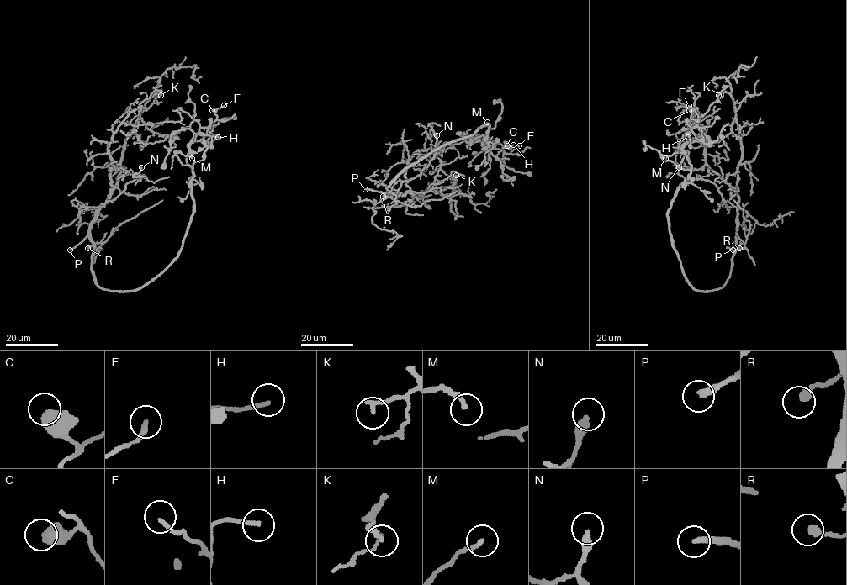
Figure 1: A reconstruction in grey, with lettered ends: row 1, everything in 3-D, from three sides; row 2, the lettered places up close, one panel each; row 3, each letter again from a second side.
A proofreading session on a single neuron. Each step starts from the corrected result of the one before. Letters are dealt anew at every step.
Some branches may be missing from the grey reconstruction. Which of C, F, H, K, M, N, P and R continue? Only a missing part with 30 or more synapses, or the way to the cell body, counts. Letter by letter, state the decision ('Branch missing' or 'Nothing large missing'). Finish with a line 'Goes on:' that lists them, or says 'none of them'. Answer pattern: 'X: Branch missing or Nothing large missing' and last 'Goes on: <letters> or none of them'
C: Nothing large missing
F: Nothing large missing
H: Nothing large missing
K: Nothing large missing
M: Nothing large missing
N: Branch missing
P: Branch missing
R: Nothing large missing
Goes on: N, P

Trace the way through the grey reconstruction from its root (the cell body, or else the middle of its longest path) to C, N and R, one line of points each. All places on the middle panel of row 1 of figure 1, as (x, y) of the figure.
C: (395, 179), (486, 124), (488, 146), (483, 145), (484, 139), (512, 154), (507, 145)
N: (395, 179), (385, 193), (396, 193), (404, 181), (415, 178), (428, 166), (435, 153), (436, 135)
R: (395, 179), (387, 189), (396, 196), (396, 201), (383, 196)

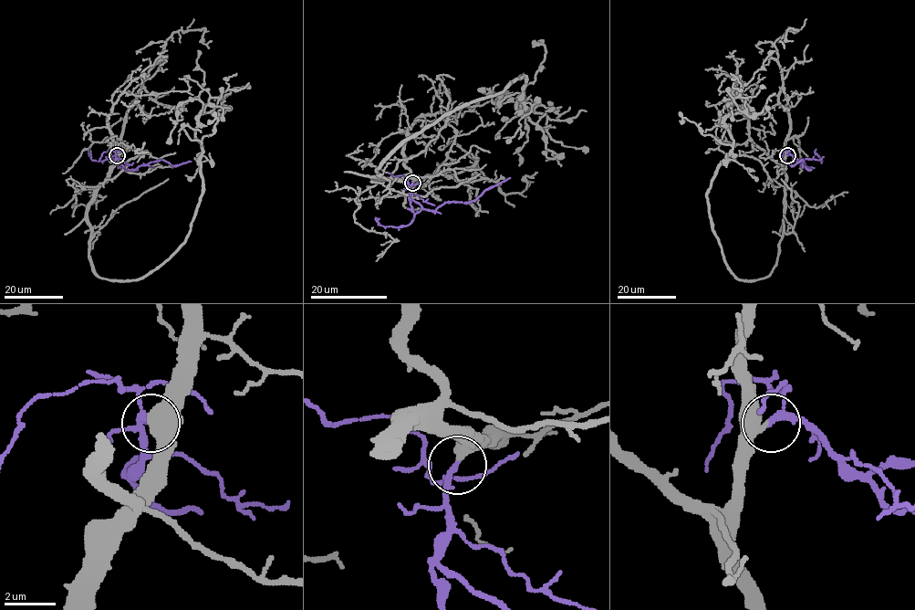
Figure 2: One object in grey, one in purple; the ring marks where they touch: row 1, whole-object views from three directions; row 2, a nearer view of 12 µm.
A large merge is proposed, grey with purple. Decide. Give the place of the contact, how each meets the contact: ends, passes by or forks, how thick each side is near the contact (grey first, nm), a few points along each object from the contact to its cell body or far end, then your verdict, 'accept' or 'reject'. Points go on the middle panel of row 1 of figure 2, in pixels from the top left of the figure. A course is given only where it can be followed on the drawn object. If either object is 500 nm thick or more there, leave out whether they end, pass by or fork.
(412, 183) | 500/190 nm | grey via (412, 183), (374, 176), (405, 141), (524, 77), (525, 109), (516, 108), (519, 99), (527, 140), (519, 166) | purple via (412, 183), (410, 196), (424, 209), (436, 210), (446, 202), (476, 200), (485, 190), (510, 177) | accept

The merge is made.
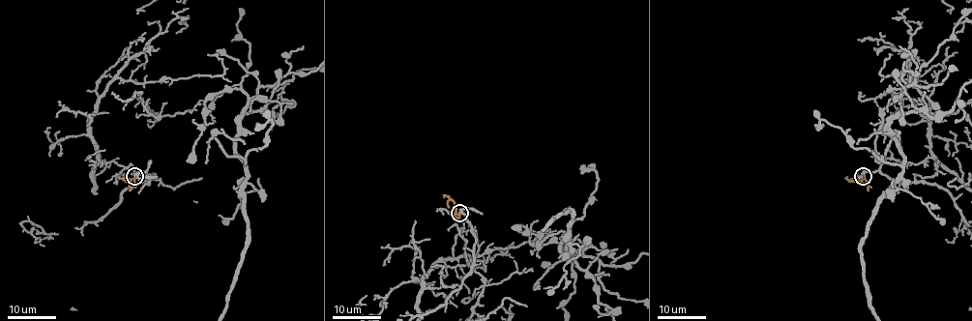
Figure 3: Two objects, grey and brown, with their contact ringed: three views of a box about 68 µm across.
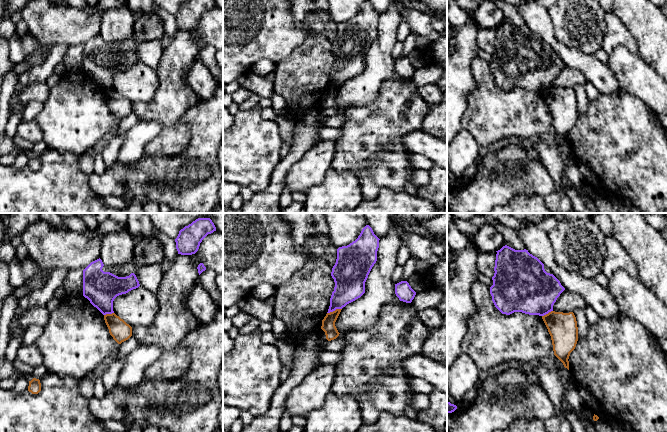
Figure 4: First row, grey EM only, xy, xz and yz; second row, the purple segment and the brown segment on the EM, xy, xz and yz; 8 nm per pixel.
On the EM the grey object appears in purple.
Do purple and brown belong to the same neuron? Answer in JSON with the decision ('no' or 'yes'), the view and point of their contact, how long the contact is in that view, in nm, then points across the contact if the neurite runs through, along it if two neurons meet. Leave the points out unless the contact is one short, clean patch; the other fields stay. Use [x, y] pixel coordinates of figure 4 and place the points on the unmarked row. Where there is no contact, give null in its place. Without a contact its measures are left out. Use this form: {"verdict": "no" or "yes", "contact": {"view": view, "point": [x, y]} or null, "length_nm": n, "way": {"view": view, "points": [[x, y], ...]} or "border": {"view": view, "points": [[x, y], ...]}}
{"verdict": "no", "contact": {"view": "xz", "point": [334, 86]}, "length_nm": 130, "border": {"view": "xz", "points": [[341, 84], [336, 84], [327, 89]]}}

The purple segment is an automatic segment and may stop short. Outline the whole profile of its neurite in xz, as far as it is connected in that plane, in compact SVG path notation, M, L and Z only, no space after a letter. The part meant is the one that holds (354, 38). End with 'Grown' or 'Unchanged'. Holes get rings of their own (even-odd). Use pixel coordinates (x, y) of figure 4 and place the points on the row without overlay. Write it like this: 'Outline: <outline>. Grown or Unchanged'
Outline: M366 1L358 14L337 25L336 39L331 52L335 63L327 89L342 85L365 69L365 58L377 37L379 14Z. Unchanged

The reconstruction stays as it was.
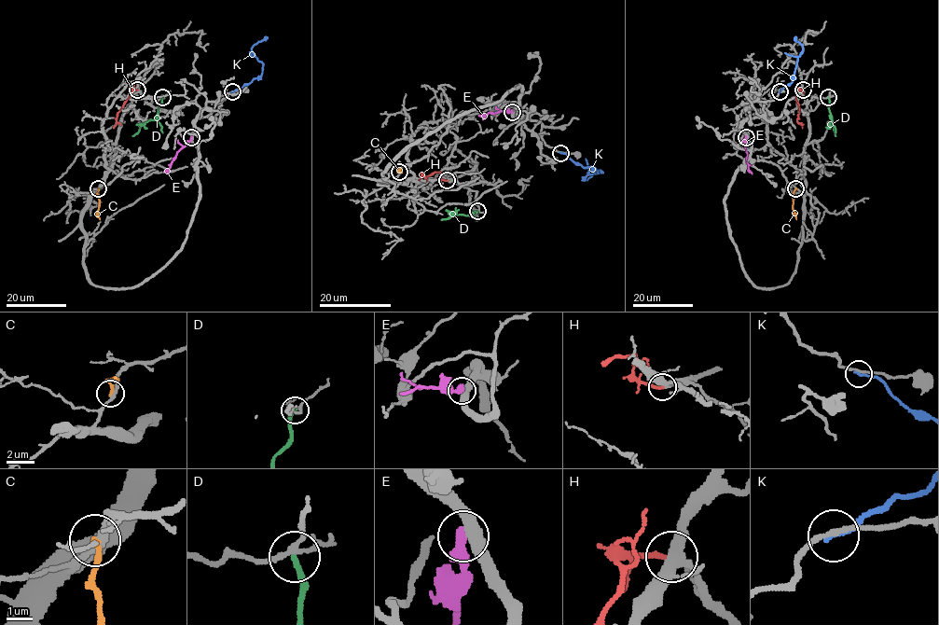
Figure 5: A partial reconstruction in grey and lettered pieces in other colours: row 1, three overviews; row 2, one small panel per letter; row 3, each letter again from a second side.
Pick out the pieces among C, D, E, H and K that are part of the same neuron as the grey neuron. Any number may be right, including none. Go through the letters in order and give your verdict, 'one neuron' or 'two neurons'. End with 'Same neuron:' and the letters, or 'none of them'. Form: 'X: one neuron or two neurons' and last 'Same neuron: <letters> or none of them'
C: two neurons
D: two neurons
E: two neurons
H: two neurons
K: two neurons
Same neuron: none of them

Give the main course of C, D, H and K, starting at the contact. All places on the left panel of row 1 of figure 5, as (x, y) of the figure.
C: (98, 187), (100, 219)
D: (162, 97), (157, 118), (147, 119), (132, 136)
H: (137, 90), (131, 90), (113, 128)
K: (232, 92), (260, 76), (263, 63), (251, 54), (252, 47), (268, 36)

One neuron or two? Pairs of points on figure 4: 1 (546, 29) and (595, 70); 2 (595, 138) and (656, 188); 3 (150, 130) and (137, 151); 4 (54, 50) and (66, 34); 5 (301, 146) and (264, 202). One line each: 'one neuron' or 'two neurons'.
1: one neuron
2: one neuron
3: one neuron
4: two neurons
5: one neuron

